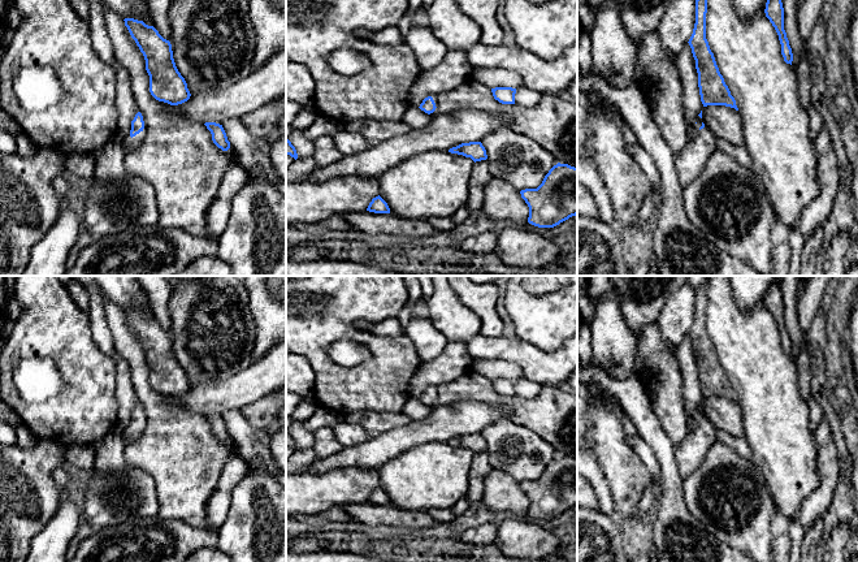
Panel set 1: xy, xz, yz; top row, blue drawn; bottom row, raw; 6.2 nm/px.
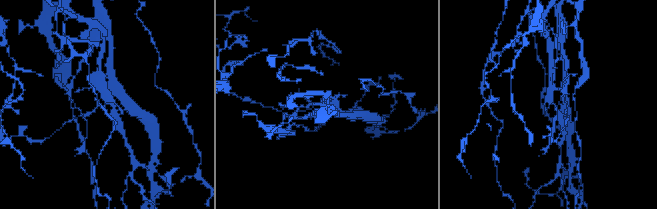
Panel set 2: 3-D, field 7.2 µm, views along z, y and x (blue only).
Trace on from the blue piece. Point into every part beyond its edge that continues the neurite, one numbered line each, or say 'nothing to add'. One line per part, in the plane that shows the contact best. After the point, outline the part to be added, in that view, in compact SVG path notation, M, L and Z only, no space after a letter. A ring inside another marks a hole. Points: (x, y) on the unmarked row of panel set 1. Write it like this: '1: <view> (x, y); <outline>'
1: xy (135, 432); M144 414L144 420L139 424L139 425L136 425L135 428L130 428L130 425L125 429L125 438L126 440L135 440L135 438L138 438L140 435L142 435L142 432L143 432L143 429L144 429L144 427L146 427L146 423L147 423L147 418L146 418L146 414Z

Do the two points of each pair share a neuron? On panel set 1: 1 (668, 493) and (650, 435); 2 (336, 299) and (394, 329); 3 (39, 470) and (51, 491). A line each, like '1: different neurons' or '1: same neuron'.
1: same neuron
2: different neurons
3: same neuron

